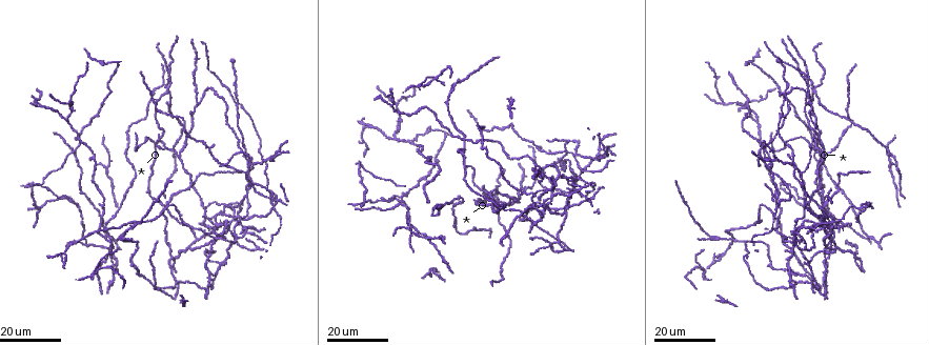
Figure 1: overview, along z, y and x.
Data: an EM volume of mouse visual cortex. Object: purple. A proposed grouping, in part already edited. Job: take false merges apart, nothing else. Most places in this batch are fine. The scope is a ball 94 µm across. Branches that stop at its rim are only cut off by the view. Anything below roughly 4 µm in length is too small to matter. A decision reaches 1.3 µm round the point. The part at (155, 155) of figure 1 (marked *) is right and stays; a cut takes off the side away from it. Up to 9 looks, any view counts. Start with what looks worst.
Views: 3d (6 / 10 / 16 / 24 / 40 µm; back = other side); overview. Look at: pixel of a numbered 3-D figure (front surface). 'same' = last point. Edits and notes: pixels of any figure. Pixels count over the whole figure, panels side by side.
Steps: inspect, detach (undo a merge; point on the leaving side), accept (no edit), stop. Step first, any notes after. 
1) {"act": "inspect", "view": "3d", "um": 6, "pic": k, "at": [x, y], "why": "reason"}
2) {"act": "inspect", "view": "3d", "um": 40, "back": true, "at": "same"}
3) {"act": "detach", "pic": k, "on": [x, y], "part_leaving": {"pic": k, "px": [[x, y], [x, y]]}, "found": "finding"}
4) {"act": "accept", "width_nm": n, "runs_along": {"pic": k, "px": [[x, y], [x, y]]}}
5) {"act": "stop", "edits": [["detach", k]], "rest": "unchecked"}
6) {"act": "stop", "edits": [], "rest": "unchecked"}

{"act": "inspect", "view": "3d", "um": 24, "pic": 1, "at": [123, 238], "why": "four-way junction"}

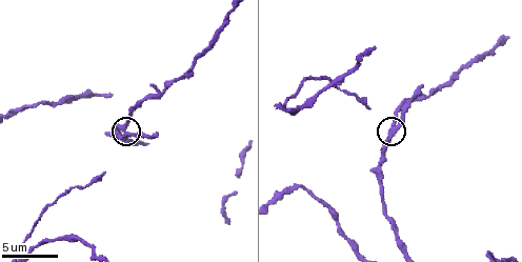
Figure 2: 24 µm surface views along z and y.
{"act": "inspect", "view": "3d", "um": 6, "pic": 2, "at": [125, 130], "why": "closer look"}

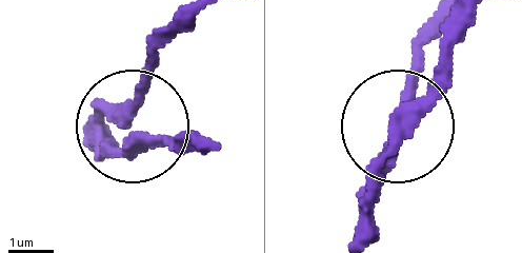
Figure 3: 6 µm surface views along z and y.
{"act": "accept", "width_nm": 310, "runs_along": {"pic": 3, "px": [[358, 231], [392, 162], [415, 42]]}, "found": "all the same cell"}

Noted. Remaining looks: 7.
{"act": "inspect", "view": "3d", "um": 24, "pic": 1, "at": [774, 175], "why": "looks like a crossing"}

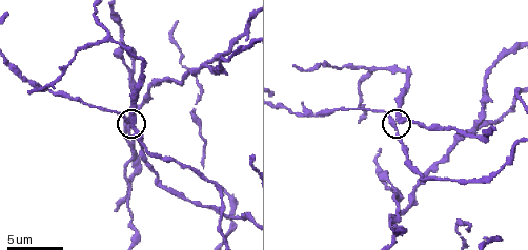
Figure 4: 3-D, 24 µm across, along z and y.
{"act": "inspect", "view": "3d", "um": 10, "pic": 4, "at": [134, 123]}

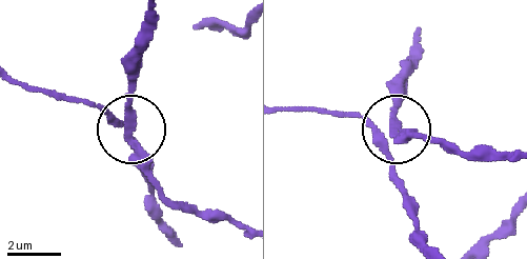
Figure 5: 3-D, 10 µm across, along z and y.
{"act": "accept", "side_arm_um": 44, "runs_along": {"pic": 5, "px": [[146, 17], [134, 132], [142, 173], [158, 191]]}, "found": "all the same cell"}

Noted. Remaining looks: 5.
{"act": "inspect", "view": "3d", "um": 24, "pic": 1, "at": [219, 264], "why": "looks like a crossing"}

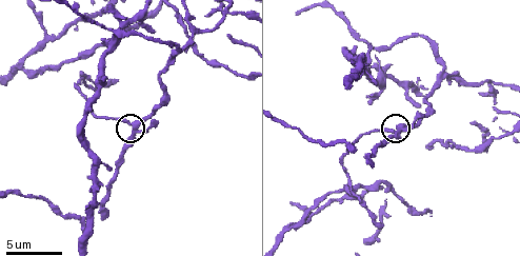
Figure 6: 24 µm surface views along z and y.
{"act": "inspect", "view": "3d", "um": 6, "pic": 6, "at": [400, 126]}

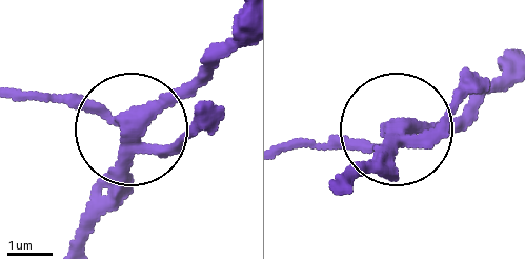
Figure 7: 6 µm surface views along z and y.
{"act": "detach", "pic": 7, "on": [69, 106], "side_arm_um": 16, "part_leaving": {"pic": 7, "px": [[129, 139], [106, 117], [16, 98]]}, "found": "a second cell is stuck on"}

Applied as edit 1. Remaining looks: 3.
{"act": "inspect", "view": "3d", "um": 24, "pic": 1, "at": [214, 225], "why": "arms run side by side"}

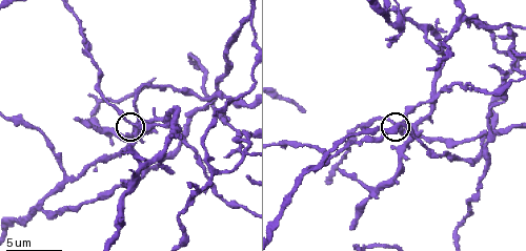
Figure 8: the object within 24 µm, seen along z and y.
{"act": "inspect", "view": "3d", "um": 10, "at": "same", "why": "closer look"}

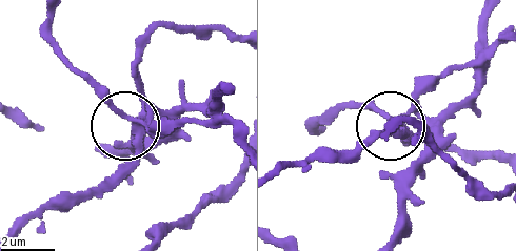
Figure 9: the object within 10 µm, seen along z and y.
{"act": "inspect", "view": "3d", "um": 10, "back": true, "at": "same"}

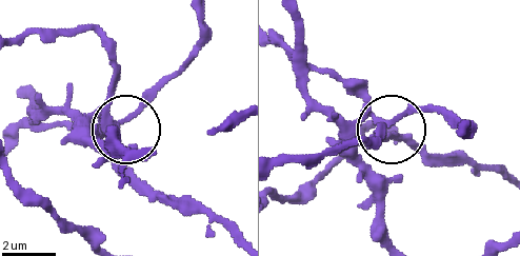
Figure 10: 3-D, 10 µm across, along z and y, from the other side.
{"act": "accept", "side_arm_um": 106, "found": "one cell here"}

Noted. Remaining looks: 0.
{"act": "stop", "edits": [["detach", 7]], "rest": "unchecked"}

